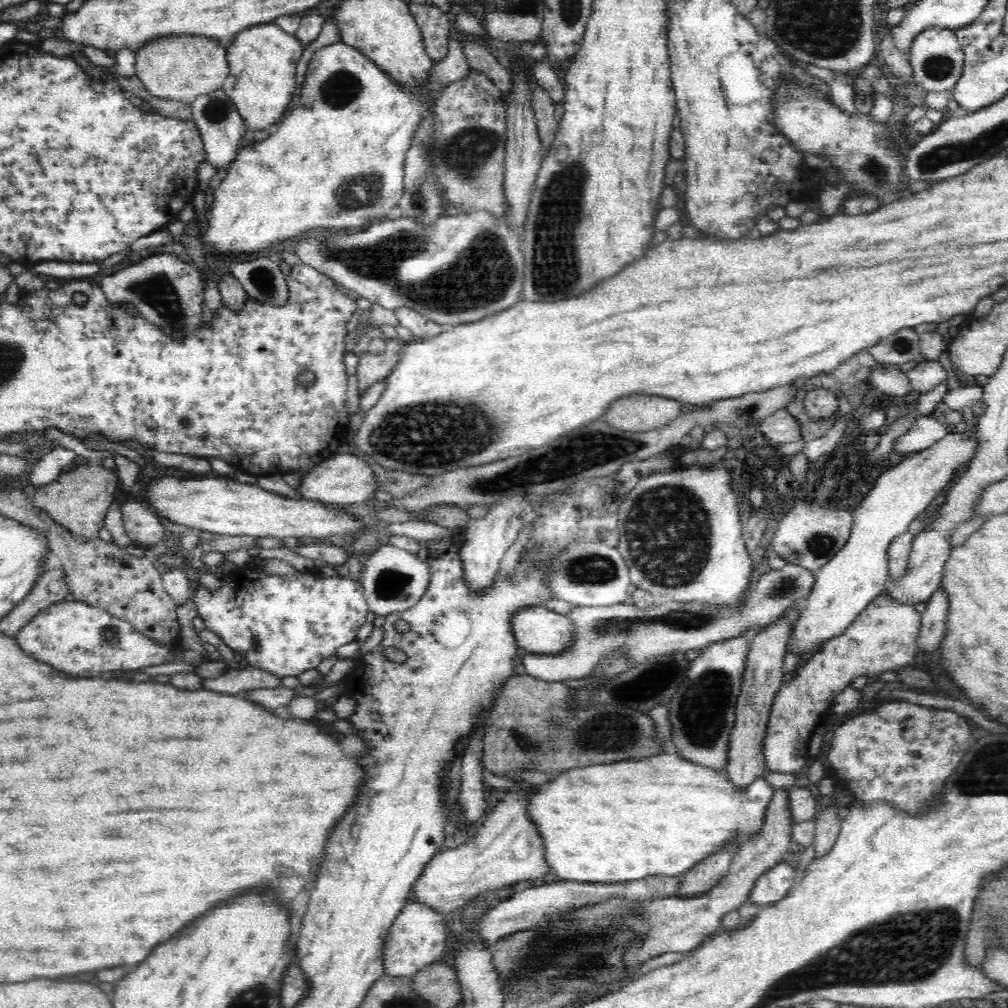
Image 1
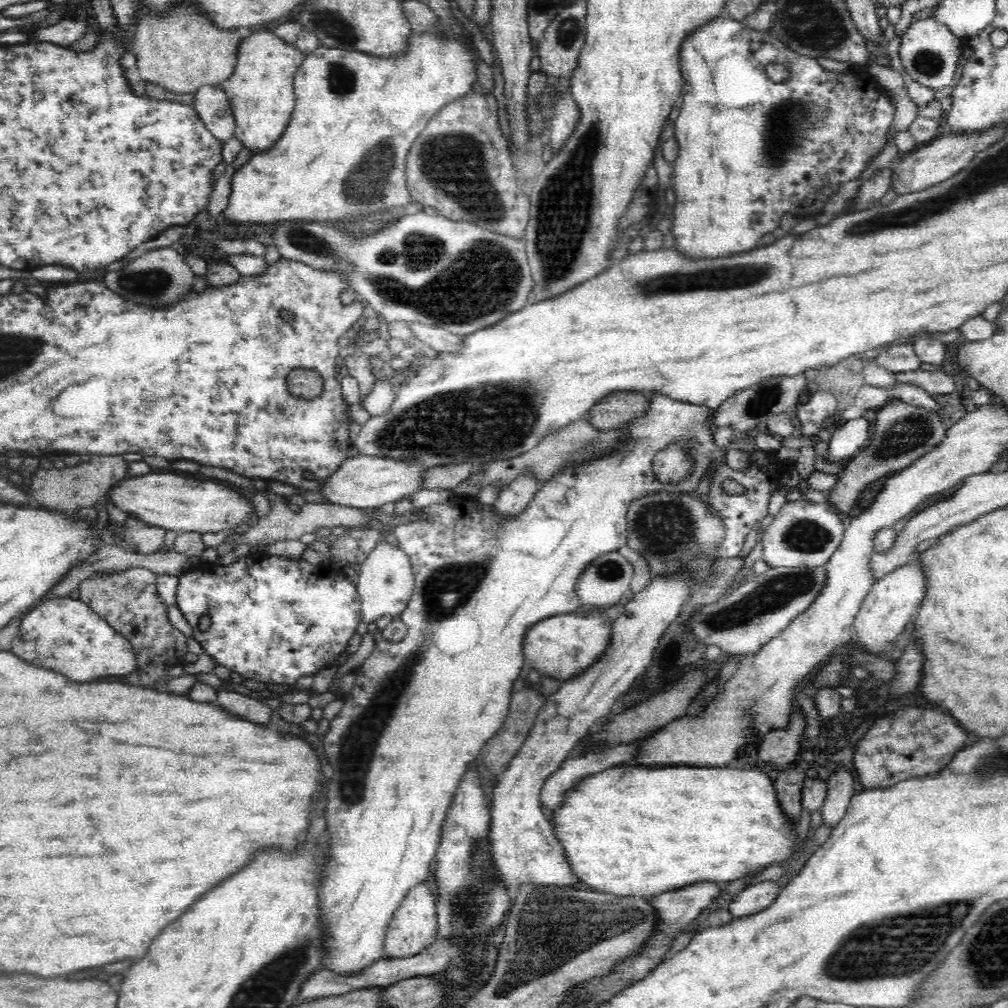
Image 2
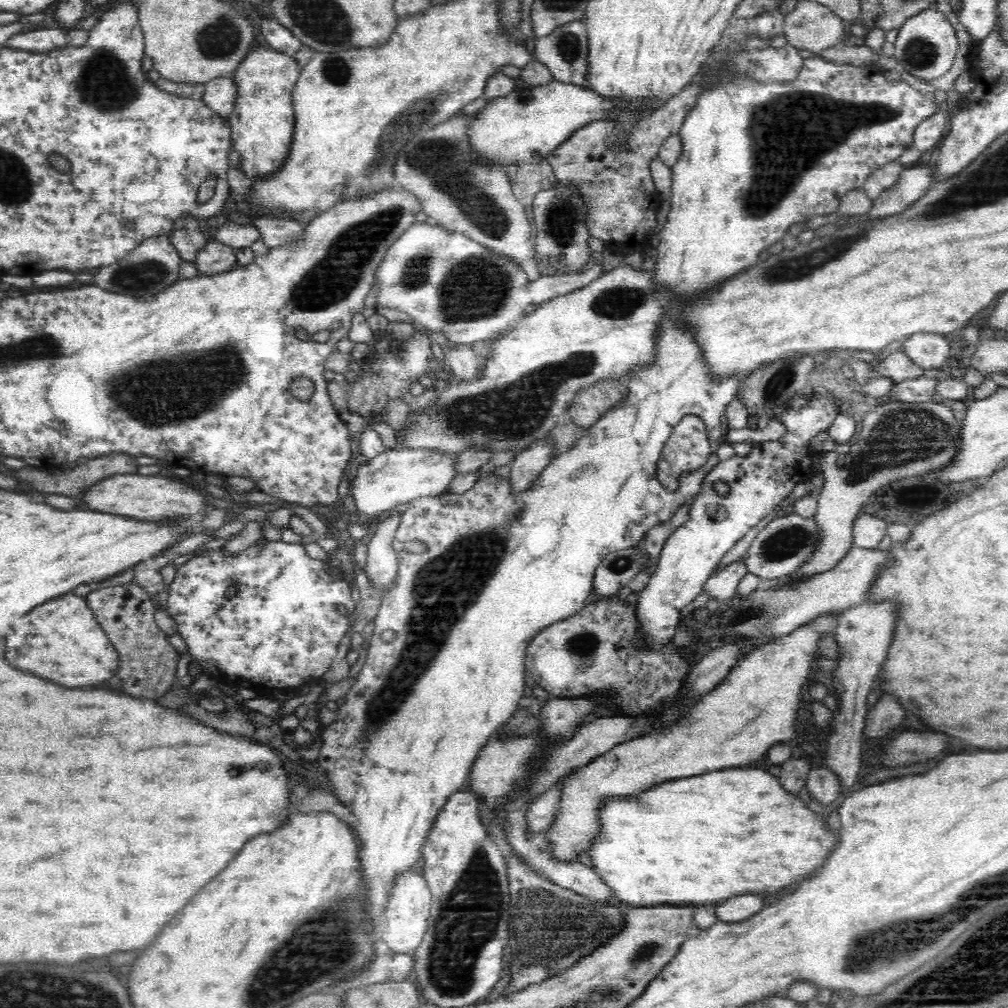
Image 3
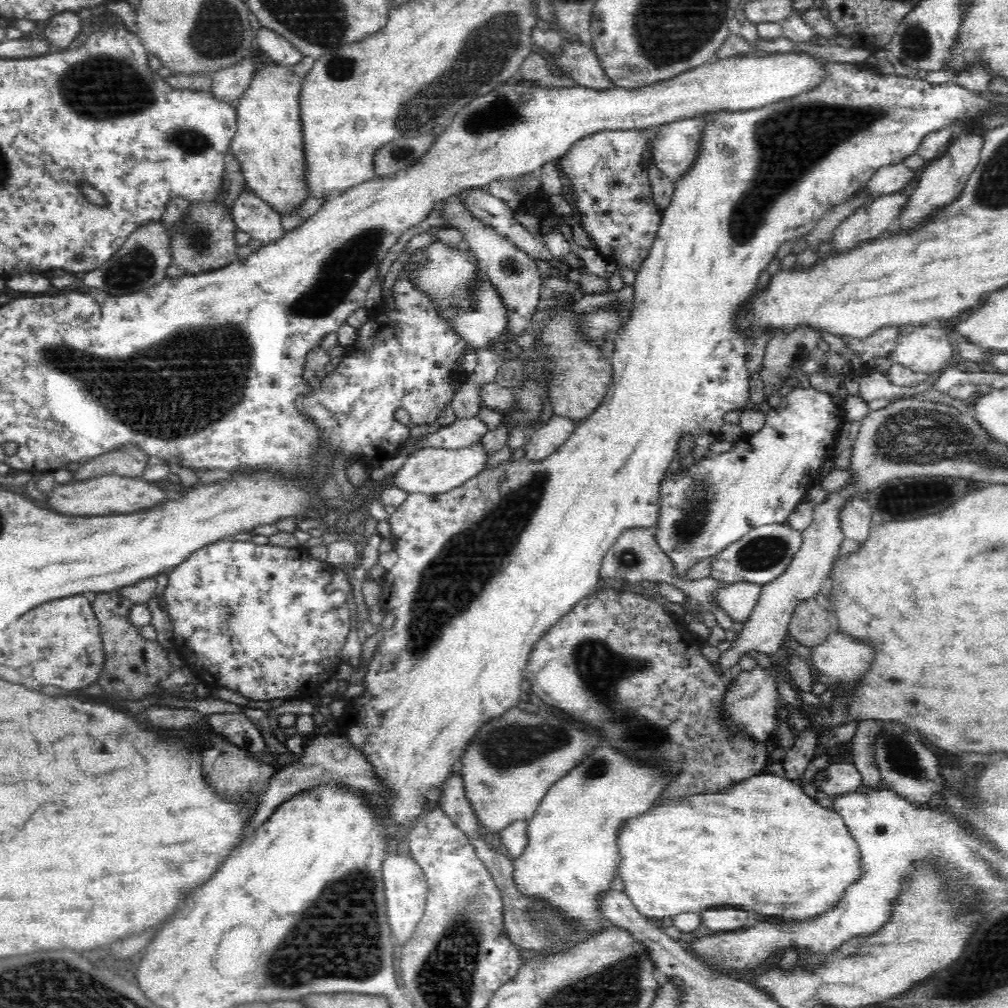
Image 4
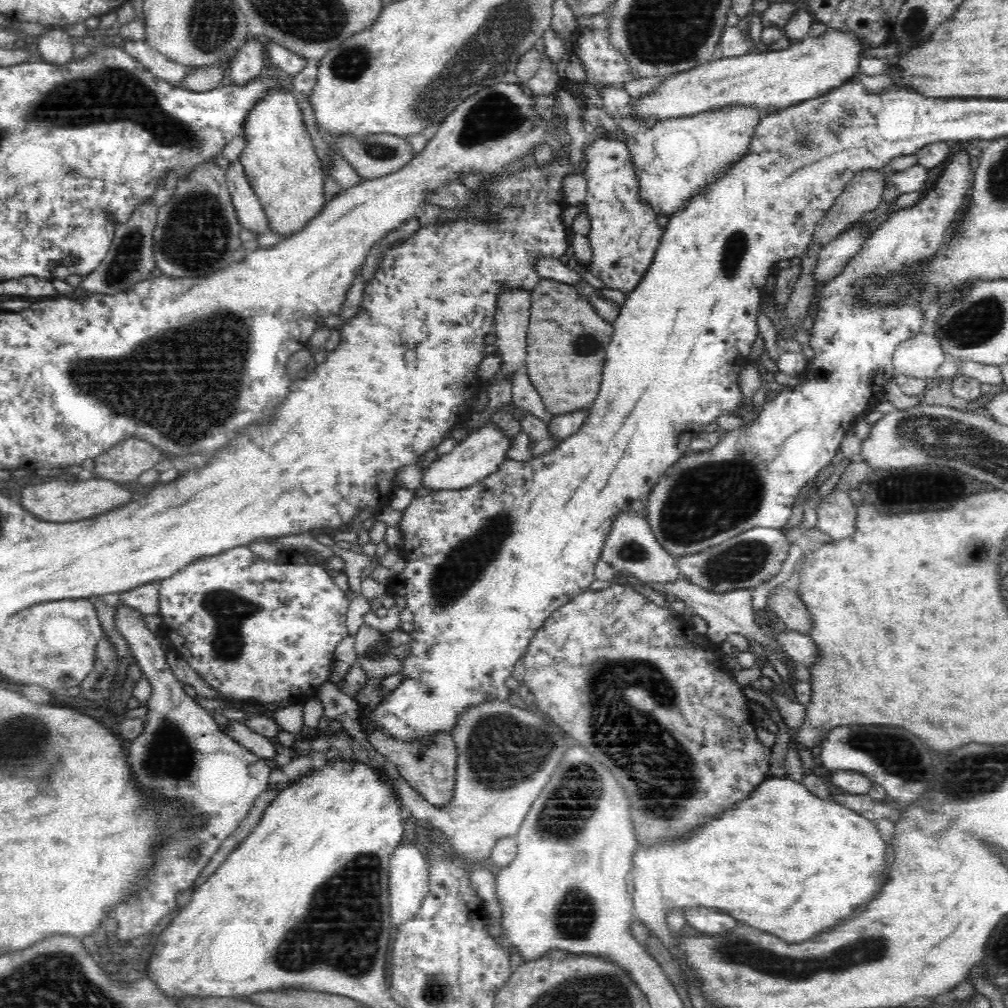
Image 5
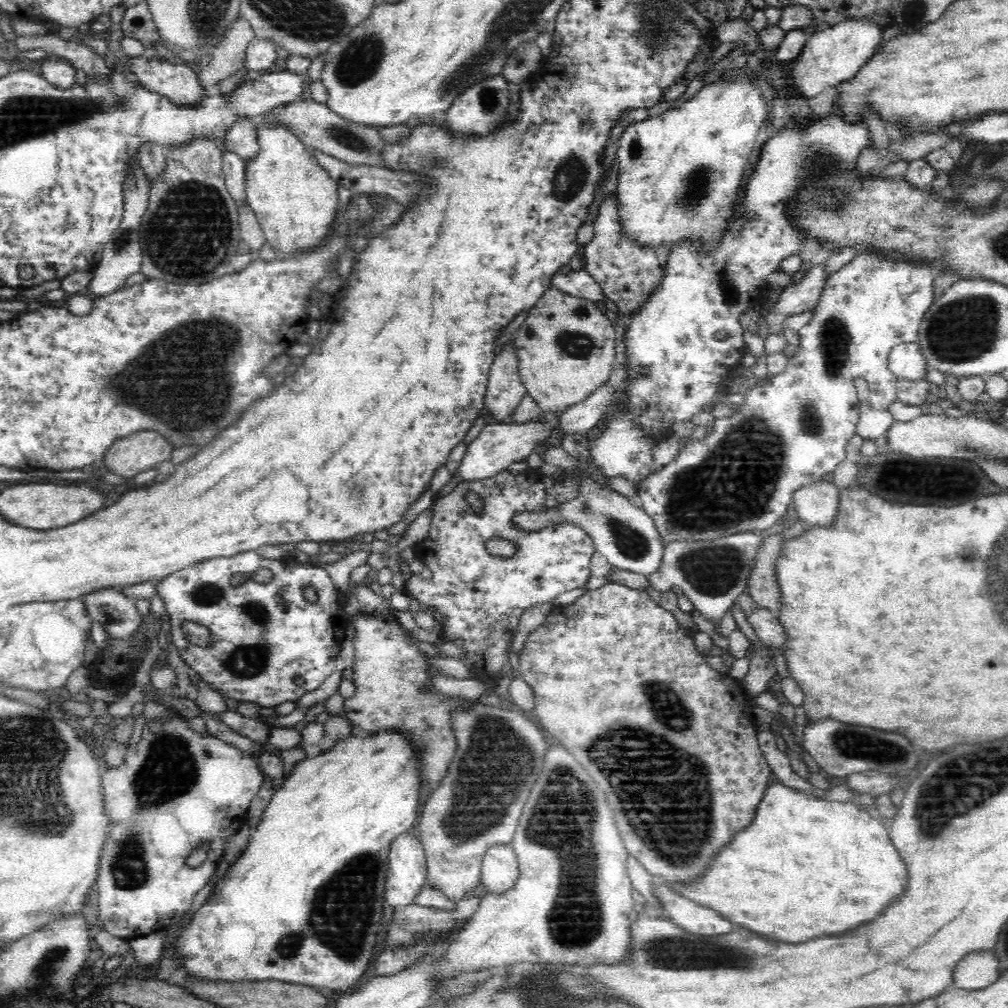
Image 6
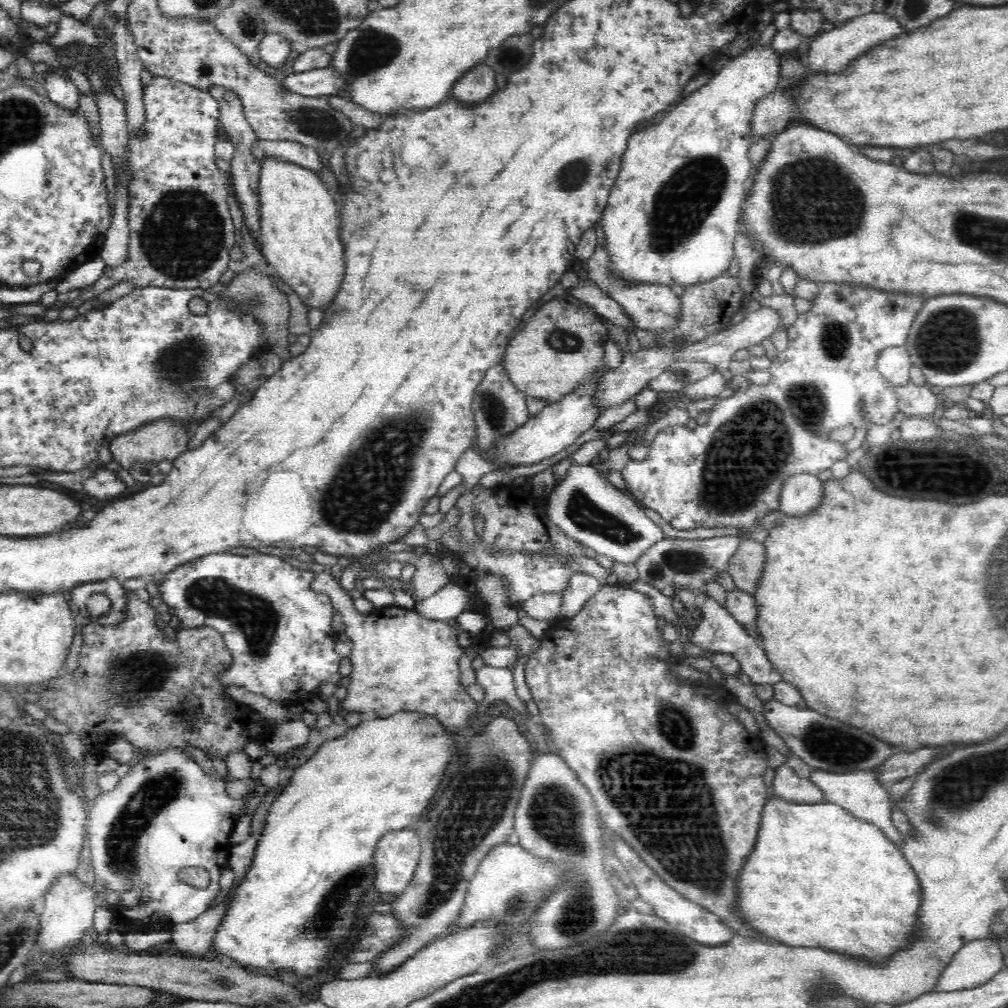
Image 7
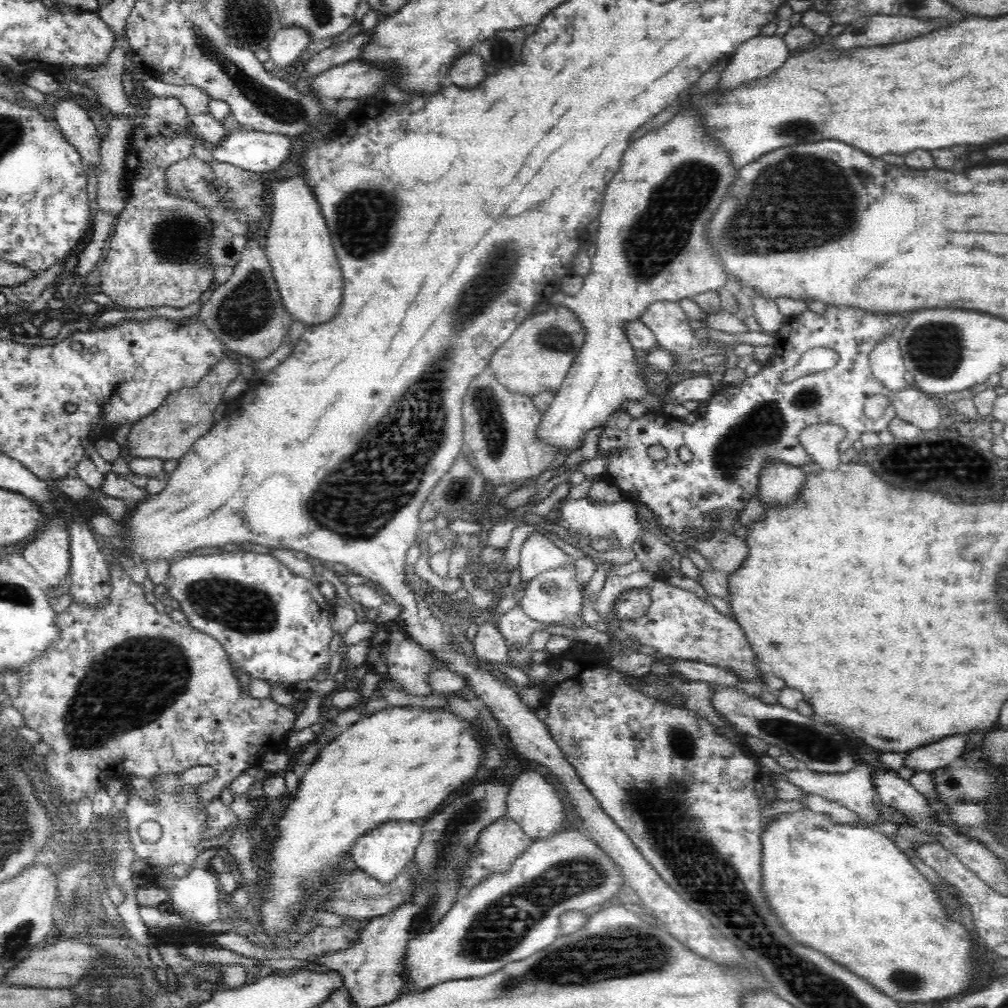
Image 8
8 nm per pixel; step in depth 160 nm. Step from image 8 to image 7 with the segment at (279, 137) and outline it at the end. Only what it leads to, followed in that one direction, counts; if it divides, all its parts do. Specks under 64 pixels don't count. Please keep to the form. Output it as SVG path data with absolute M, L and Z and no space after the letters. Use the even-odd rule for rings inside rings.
M260 139L256 146L252 148L252 153L260 162L266 155L270 155L270 157L276 157L280 161L288 161L317 173L318 170L324 168L322 156L317 149L292 140L268 141Z

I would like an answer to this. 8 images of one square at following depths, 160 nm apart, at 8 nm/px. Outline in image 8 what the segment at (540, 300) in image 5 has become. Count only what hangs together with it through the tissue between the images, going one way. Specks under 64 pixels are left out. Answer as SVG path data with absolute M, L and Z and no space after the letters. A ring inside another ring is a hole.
M562 306L549 307L542 313L535 311L526 320L520 322L511 338L508 338L490 354L486 369L490 370L490 374L494 375L500 386L512 393L533 395L542 390L557 390L570 368L570 360L582 347L583 338L582 327L579 326L578 319L575 318L572 311L568 311Z

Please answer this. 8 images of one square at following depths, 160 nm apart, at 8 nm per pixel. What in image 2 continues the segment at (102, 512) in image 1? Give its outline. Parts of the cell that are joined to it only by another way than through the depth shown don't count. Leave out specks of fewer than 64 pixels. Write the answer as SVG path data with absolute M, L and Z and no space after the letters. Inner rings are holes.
M96 455L88 462L73 467L60 465L53 469L43 469L39 466L27 493L33 502L43 504L46 508L77 514L76 510L92 508L100 496L104 498L106 492L110 492L110 489L127 475L128 468L129 462L122 455Z

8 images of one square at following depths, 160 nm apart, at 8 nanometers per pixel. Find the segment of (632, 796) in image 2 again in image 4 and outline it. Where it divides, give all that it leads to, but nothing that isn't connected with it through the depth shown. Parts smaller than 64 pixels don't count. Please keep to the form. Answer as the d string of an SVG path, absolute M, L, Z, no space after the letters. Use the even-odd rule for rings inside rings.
M767 772L738 782L738 788L730 788L730 792L722 792L722 796L698 796L698 800L686 800L686 804L666 804L666 808L658 808L658 812L648 810L642 820L634 818L627 826L630 828L626 828L626 832L622 828L618 836L621 855L618 876L624 882L624 892L646 918L663 919L683 912L700 912L711 907L730 906L760 912L764 918L774 920L808 920L830 910L842 898L846 888L859 879L862 872L859 846L841 816L836 814L836 811L824 810L818 802L806 795L795 781Z

